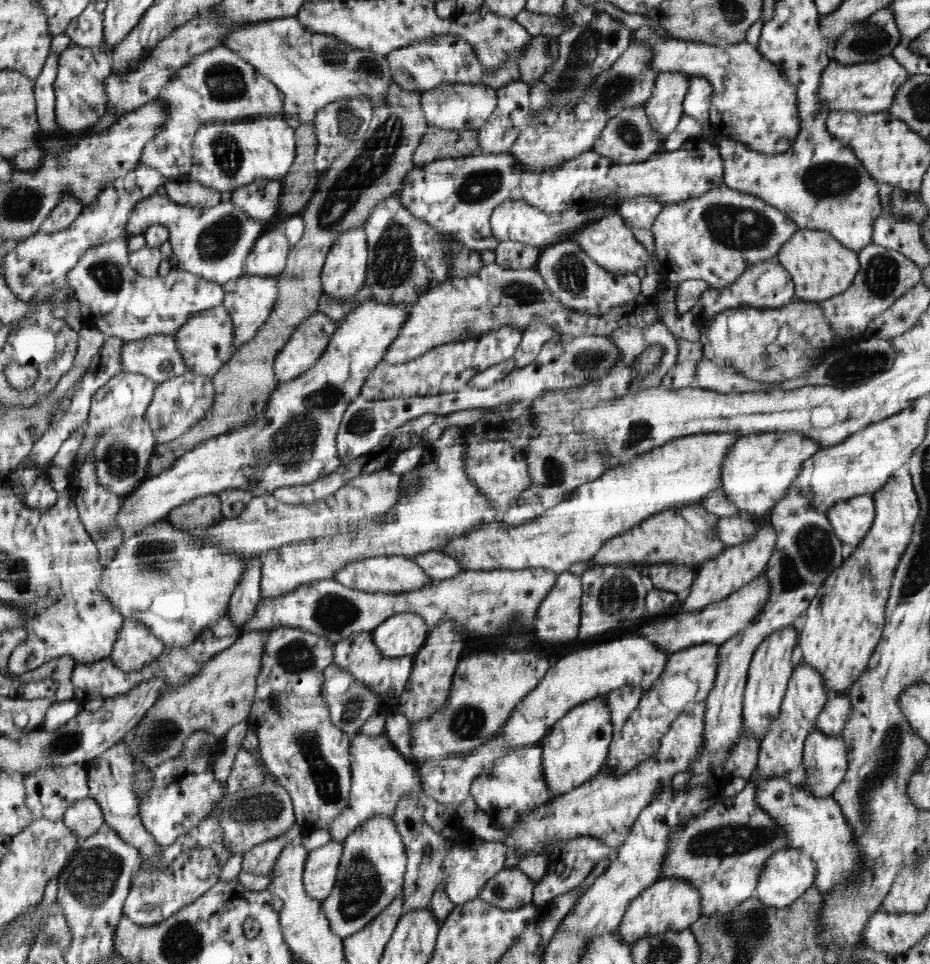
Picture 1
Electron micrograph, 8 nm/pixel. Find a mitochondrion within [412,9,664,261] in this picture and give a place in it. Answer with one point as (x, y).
(586, 44)

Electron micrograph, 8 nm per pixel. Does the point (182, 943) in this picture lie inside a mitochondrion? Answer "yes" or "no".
yes

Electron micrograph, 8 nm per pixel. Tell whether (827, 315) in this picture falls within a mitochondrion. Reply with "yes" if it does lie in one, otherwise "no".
no

